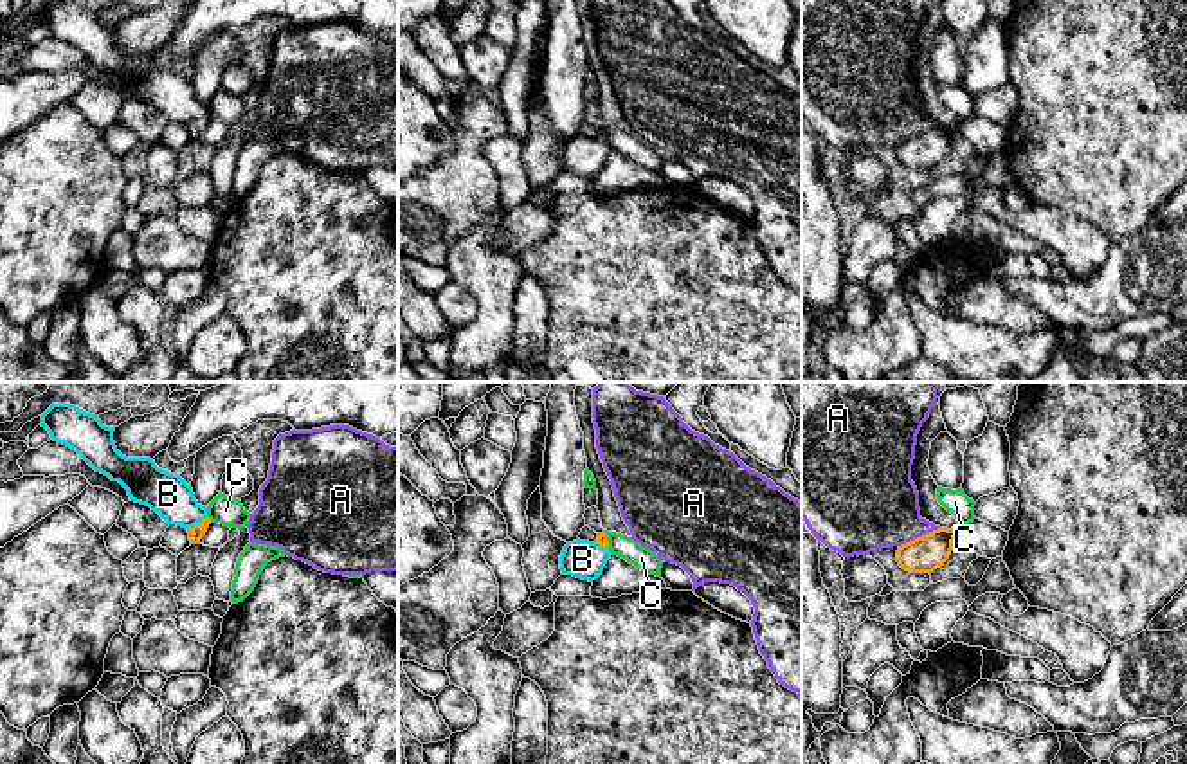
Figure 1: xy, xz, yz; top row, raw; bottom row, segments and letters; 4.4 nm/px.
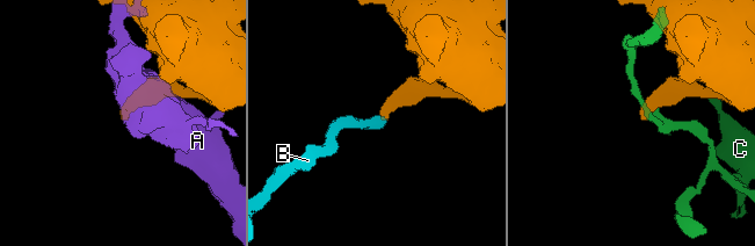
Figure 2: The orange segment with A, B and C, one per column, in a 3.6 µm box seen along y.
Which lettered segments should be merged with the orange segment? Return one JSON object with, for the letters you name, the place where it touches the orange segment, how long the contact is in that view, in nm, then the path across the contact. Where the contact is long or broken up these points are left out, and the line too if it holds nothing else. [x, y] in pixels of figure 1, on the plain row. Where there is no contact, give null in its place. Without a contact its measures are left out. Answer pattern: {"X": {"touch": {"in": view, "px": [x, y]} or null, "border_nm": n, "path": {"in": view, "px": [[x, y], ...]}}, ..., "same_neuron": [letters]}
{"B": {"touch": {"in": "xy", "px": [199, 119]}, "border_nm": 110, "path": {"in": "xy", "px": [[197, 128], [199, 119], [168, 90]]}}, "same_neuron": ["B"]}

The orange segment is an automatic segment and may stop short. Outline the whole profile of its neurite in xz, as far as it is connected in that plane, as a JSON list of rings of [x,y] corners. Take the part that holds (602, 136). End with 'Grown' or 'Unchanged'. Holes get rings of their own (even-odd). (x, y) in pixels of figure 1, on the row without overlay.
[[[605,128],[598,130],[594,139],[580,135],[567,139],[560,151],[562,171],[593,178],[602,171],[611,151]]]. Grown

